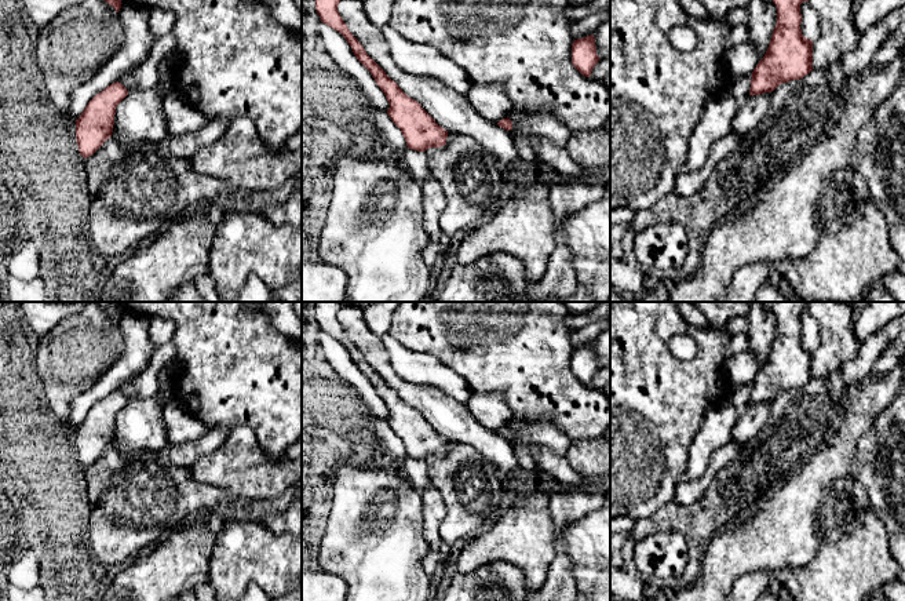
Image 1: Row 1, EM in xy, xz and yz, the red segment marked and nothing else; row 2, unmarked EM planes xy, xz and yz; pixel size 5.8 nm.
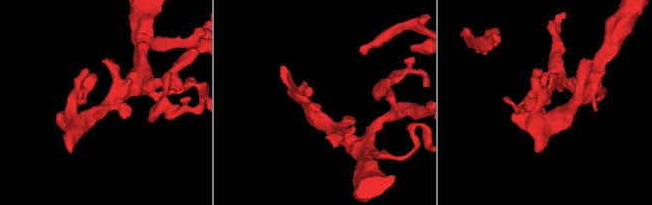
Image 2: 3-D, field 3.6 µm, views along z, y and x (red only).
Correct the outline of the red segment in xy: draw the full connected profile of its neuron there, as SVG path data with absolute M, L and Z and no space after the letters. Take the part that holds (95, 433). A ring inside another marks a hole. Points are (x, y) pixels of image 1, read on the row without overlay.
M116 390L96 403L76 429L76 449L84 467L112 445L116 416L127 404L127 397Z

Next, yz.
M776 302L777 332L764 365L752 380L749 404L774 400L780 393L803 387L813 379L813 349L802 343L800 313L809 310L809 302Z

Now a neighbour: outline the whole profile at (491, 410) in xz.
M472 393L467 408L481 425L495 431L512 422L512 412L500 393Z

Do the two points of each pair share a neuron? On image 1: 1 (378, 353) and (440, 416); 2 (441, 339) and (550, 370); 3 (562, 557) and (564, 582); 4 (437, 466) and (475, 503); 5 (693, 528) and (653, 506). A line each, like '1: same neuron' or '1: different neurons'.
1: same neuron
2: same neuron
3: same neuron
4: same neuron
5: different neurons

